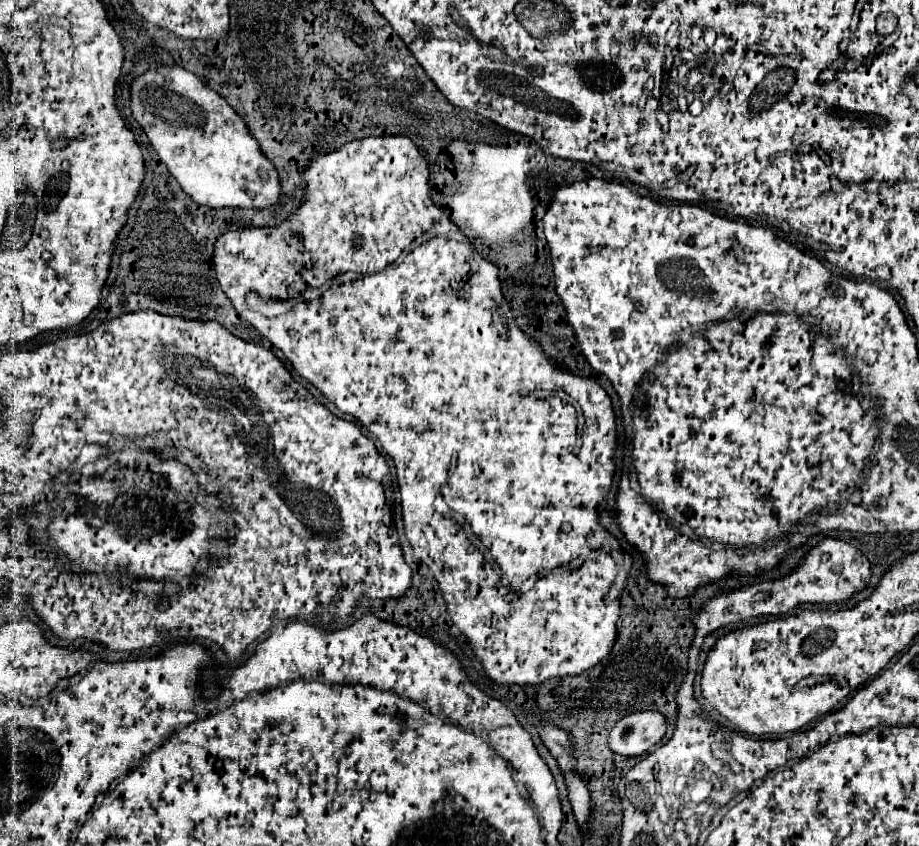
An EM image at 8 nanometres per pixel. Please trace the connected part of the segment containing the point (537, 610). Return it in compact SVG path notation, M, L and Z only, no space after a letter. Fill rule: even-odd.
M394 135L394 137L364 137L364 139L356 139L356 141L352 141L352 143L346 143L346 145L342 145L340 149L334 149L334 151L330 151L330 153L314 153L312 159L308 161L308 167L306 167L304 173L302 173L302 181L304 181L304 197L302 197L302 203L300 203L300 207L296 207L294 213L292 213L288 219L284 219L280 225L276 225L276 227L236 229L236 231L228 231L228 233L224 233L224 235L220 235L220 237L216 239L216 243L214 243L214 271L216 271L216 279L218 279L220 287L222 287L222 291L228 295L228 299L230 299L232 307L238 311L238 315L240 315L242 319L246 319L248 323L252 323L252 325L258 329L258 333L260 333L262 337L266 337L272 345L276 345L276 347L290 359L290 363L294 365L294 369L298 371L300 377L308 379L308 381L310 381L318 391L322 391L322 395L324 395L328 401L332 401L340 411L344 411L344 413L356 417L356 419L382 443L384 451L394 459L394 465L396 465L396 482L398 483L400 497L402 497L402 521L404 521L406 539L410 541L410 545L412 545L414 553L420 557L420 561L426 563L428 569L434 573L434 577L436 577L436 581L438 581L438 587L440 587L440 591L442 591L442 597L444 597L444 601L446 601L446 611L448 611L448 615L452 617L452 623L454 623L454 625L462 631L462 635L468 639L468 645L470 645L470 649L474 651L476 659L482 663L482 669L486 671L486 675L488 675L494 683L506 683L506 685L516 683L516 685L522 685L522 687L524 687L524 685L540 685L540 683L550 681L550 679L562 679L562 677L570 677L570 675L580 675L580 673L584 673L586 669L592 669L594 665L598 665L598 663L612 651L612 645L614 645L614 639L616 639L616 623L618 623L618 615L620 615L620 603L618 603L618 599L608 601L608 599L606 599L606 597L608 597L608 591L610 591L610 587L614 585L614 579L618 577L618 569L624 569L626 575L630 575L630 569L632 569L632 555L630 555L630 553L622 553L622 555L624 555L622 561L612 559L614 551L620 549L620 541L618 541L614 535L610 535L610 533L602 527L602 523L600 523L600 519L598 519L598 511L596 511L596 507L604 501L604 497L606 497L606 493L608 493L608 489L610 489L610 481L614 479L614 473L616 473L614 453L616 453L616 449L618 449L618 433L616 433L616 413L614 413L614 407L612 407L612 399L610 399L608 393L598 385L596 379L584 379L584 377L582 377L584 383L580 381L580 389L578 389L578 387L576 387L576 391L564 389L564 379L566 379L566 381L572 379L574 373L572 373L570 369L566 369L566 367L556 365L556 361L550 359L550 357L542 351L540 343L534 341L534 339L530 339L530 337L516 325L516 317L514 317L514 313L512 313L512 307L510 307L508 299L506 299L504 293L502 293L502 285L500 285L500 279L498 279L498 269L496 269L496 265L492 265L492 263L486 261L486 259L480 259L480 265L474 267L476 249L472 247L472 243L470 243L470 241L456 241L456 239L452 237L452 232L457 233L460 232L460 230L448 219L448 215L446 215L442 209L436 207L436 205L432 203L432 199L430 199L430 195L428 195L428 165L426 165L426 161L424 161L424 157L420 155L418 147L410 141L410 138L402 135ZM429 231L430 233L435 231L436 237L432 237L432 239L424 241L422 245L418 245L416 249L408 251L408 249L410 249L410 243L412 243L416 237L425 235ZM292 233L302 233L304 237L300 239L300 237L294 237ZM348 271L354 273L356 277L354 277L354 279L340 277L340 273L344 275L344 273L348 273ZM306 285L310 285L310 287L314 287L314 289L320 289L320 295L318 295L316 299L298 301L298 303L292 307L292 311L288 311L288 313L284 313L284 315L278 315L278 317L266 317L266 315L260 315L260 313L252 313L252 311L248 311L246 305L244 305L244 295L246 295L250 289L256 289L258 293L262 293L262 295L272 295L272 297L298 297L298 295L302 295L300 289L304 291ZM418 285L424 287L424 295L418 295ZM494 313L502 313L502 317L508 319L508 325L510 325L510 335L508 335L508 339L502 339L502 335L494 329L494 321L492 321L492 315L494 315ZM572 401L576 401L576 403L580 405L582 413L584 413L582 447L580 447L578 451L574 451L574 447L576 447L576 427L578 427L578 419L576 419L576 417L578 417L578 415L576 415L576 409L574 409ZM496 567L502 571L502 575L496 575Z

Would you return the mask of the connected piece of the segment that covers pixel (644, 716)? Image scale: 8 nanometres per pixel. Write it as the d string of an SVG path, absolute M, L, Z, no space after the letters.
M640 711L622 717L608 735L608 747L616 753L616 745L620 745L622 757L636 757L650 751L666 733L666 721L660 713Z

